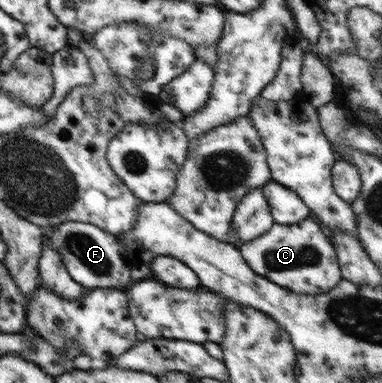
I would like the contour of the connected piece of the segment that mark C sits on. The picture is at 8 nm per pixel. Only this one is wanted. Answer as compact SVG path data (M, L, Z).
M310 218L292 225L275 223L270 231L240 245L239 249L257 274L280 283L294 293L323 294L338 287L339 281L343 279L334 243L328 240L320 225Z

